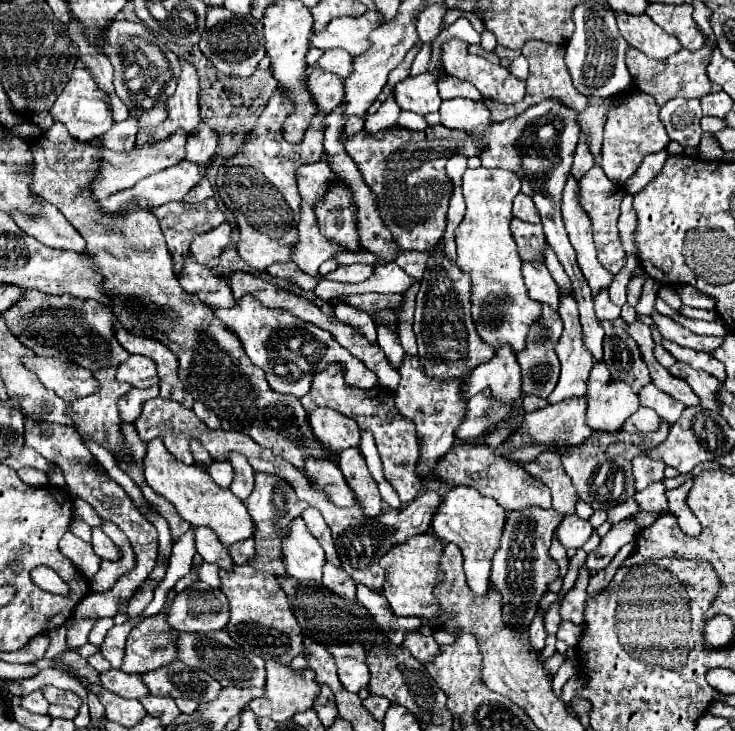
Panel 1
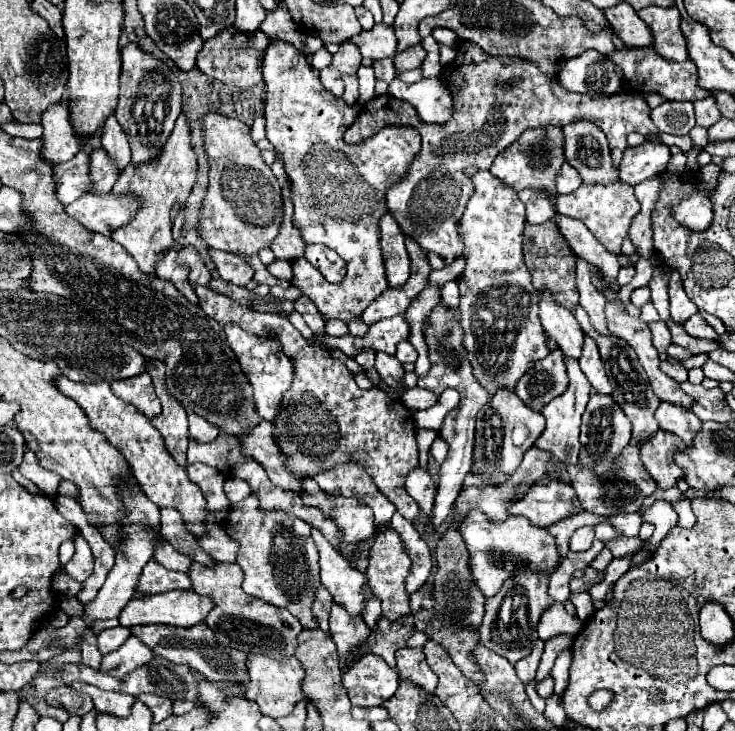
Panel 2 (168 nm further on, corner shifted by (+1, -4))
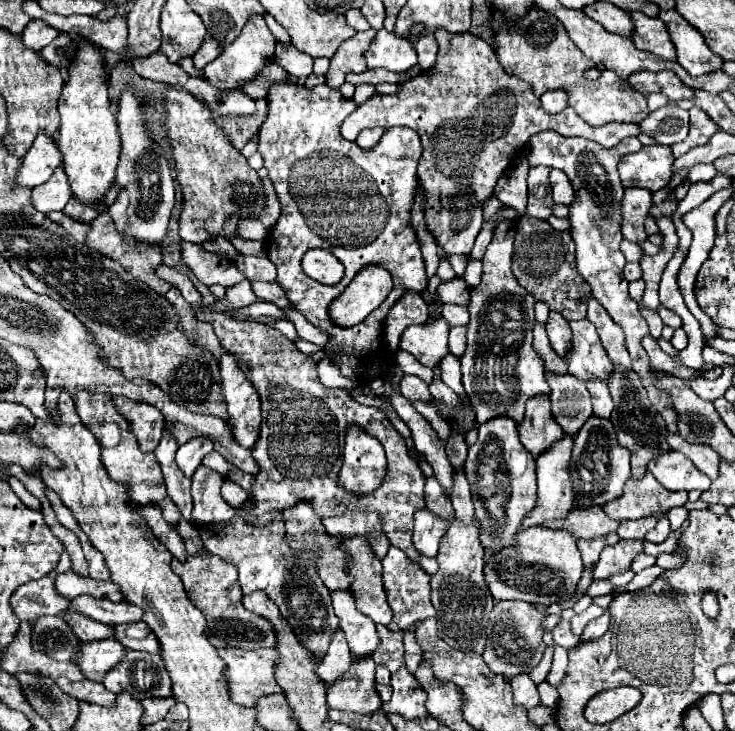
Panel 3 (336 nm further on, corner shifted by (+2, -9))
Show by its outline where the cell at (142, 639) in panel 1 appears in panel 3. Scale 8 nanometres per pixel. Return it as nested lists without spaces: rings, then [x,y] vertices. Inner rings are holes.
[[[115,638],[101,640],[101,642],[85,642],[83,652],[77,660],[77,666],[83,668],[81,672],[85,674],[87,680],[101,682],[103,676],[123,660],[127,648],[123,644],[117,644]]]

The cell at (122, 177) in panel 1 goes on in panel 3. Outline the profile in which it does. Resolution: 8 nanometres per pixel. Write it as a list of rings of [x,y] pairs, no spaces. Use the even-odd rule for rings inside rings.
[[[59,166],[53,176],[33,188],[33,206],[39,208],[39,212],[51,212],[51,210],[63,210],[65,204],[71,198],[71,186],[67,184],[67,174]]]

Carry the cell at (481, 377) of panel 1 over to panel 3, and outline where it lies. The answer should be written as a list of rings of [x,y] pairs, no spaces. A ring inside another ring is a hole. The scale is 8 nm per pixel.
[[[497,416],[479,424],[477,442],[469,448],[465,460],[465,474],[475,500],[475,518],[481,528],[481,542],[485,548],[497,552],[513,544],[513,534],[521,528],[523,516],[535,506],[535,458],[519,440],[515,420]]]

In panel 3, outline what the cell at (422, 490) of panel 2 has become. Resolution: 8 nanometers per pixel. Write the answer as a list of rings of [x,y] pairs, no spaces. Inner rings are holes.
[[[427,506],[417,508],[415,512],[415,528],[413,528],[413,544],[421,554],[437,556],[439,542],[447,532],[447,520],[431,512]]]

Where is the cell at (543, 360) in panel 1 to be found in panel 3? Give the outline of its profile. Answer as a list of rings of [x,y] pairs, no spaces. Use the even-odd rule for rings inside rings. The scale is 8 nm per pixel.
[[[539,396],[539,400],[527,402],[523,424],[519,424],[519,436],[523,440],[523,446],[533,456],[539,456],[563,436],[563,430],[559,424],[555,424],[555,416],[551,416],[549,396]]]

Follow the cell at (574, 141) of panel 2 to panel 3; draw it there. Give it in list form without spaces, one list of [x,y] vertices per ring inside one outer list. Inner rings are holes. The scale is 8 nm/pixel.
[[[553,130],[535,134],[529,140],[529,144],[531,144],[531,166],[545,164],[549,168],[559,168],[569,176],[569,180],[575,188],[575,196],[577,196],[577,200],[571,202],[571,206],[569,206],[569,210],[571,210],[569,212],[571,236],[573,236],[575,246],[577,246],[577,270],[587,280],[587,284],[591,286],[593,298],[623,328],[625,346],[627,346],[631,360],[633,360],[633,370],[641,376],[643,386],[647,388],[649,400],[651,400],[653,408],[663,416],[667,430],[677,432],[679,416],[675,416],[675,408],[671,408],[671,396],[667,396],[667,392],[659,392],[655,388],[655,376],[651,376],[649,358],[641,346],[641,340],[649,334],[649,328],[647,328],[645,318],[639,314],[637,302],[631,300],[631,296],[627,292],[629,282],[623,278],[625,258],[619,250],[619,242],[623,240],[621,204],[619,204],[623,198],[623,186],[621,186],[621,180],[617,174],[617,162],[619,162],[619,156],[629,154],[629,152],[637,152],[637,150],[641,150],[643,145],[637,140],[637,137],[627,137],[617,148],[609,150],[609,148],[595,144],[593,140],[583,140],[577,136],[567,138],[567,136],[559,136]]]

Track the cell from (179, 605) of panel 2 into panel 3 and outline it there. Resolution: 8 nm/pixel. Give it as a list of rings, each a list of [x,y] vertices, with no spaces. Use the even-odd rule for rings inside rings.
[[[79,596],[71,600],[71,610],[83,612],[85,616],[109,626],[143,620],[143,610],[135,608],[135,604],[127,604],[127,602],[113,604],[111,600],[103,600],[103,598],[99,600],[91,596]]]

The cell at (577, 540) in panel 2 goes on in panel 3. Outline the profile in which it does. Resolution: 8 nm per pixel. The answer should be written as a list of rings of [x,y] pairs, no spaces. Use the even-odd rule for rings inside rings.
[[[607,534],[607,536],[601,536],[599,540],[579,540],[579,552],[583,556],[583,564],[585,566],[595,564],[599,560],[599,554],[605,548],[605,544],[615,544],[617,540],[619,540],[617,534]]]

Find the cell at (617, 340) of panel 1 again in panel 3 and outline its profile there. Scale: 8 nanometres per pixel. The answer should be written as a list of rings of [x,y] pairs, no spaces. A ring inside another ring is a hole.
[[[615,368],[615,372],[611,372],[611,380],[607,380],[607,386],[609,386],[609,392],[611,392],[613,402],[615,402],[615,416],[611,416],[611,422],[615,424],[615,432],[619,432],[617,434],[619,444],[629,448],[633,476],[641,478],[647,470],[647,464],[655,456],[659,456],[661,452],[669,450],[669,444],[665,440],[667,428],[665,428],[659,412],[655,412],[651,408],[651,402],[647,398],[647,390],[643,388],[639,374],[635,374],[633,370],[623,372],[623,368]]]

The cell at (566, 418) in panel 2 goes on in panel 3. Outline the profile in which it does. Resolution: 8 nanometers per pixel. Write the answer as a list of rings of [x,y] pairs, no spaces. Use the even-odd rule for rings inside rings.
[[[563,434],[563,438],[557,440],[557,444],[551,444],[551,448],[547,448],[547,452],[539,454],[539,458],[537,458],[537,500],[535,500],[535,508],[531,510],[531,516],[523,518],[523,528],[539,526],[547,520],[565,518],[565,514],[573,506],[575,494],[573,494],[571,476],[569,476],[569,460],[571,460],[573,440],[575,440],[573,436]]]

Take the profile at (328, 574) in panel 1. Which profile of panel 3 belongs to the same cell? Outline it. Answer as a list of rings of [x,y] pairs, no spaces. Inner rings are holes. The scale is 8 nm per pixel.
[[[351,660],[347,676],[339,676],[335,684],[327,688],[329,708],[349,710],[357,714],[371,714],[381,708],[379,694],[375,692],[375,662]]]

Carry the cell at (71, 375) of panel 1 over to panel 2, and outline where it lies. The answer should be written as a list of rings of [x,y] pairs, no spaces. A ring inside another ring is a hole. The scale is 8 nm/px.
[[[60,375],[60,379],[56,379],[56,385],[60,387],[60,391],[72,397],[80,407],[84,407],[92,427],[96,427],[96,431],[100,431],[106,437],[106,441],[124,455],[146,497],[158,507],[172,507],[180,511],[188,531],[196,537],[204,535],[204,515],[208,515],[204,495],[196,485],[192,485],[186,471],[182,467],[176,467],[176,461],[168,455],[164,439],[160,439],[160,433],[154,429],[154,425],[134,405],[116,397],[110,391],[108,383],[88,385],[88,383],[70,381],[68,377]]]

